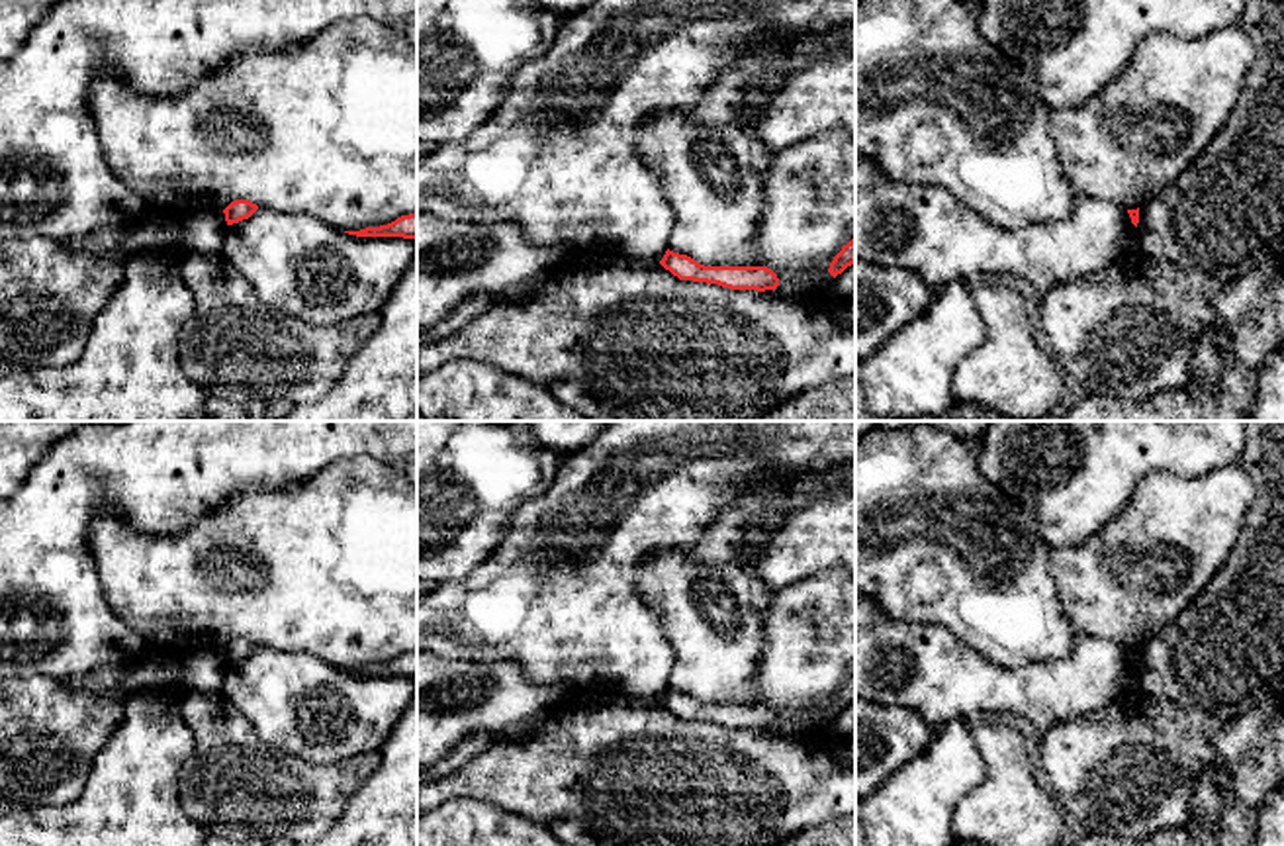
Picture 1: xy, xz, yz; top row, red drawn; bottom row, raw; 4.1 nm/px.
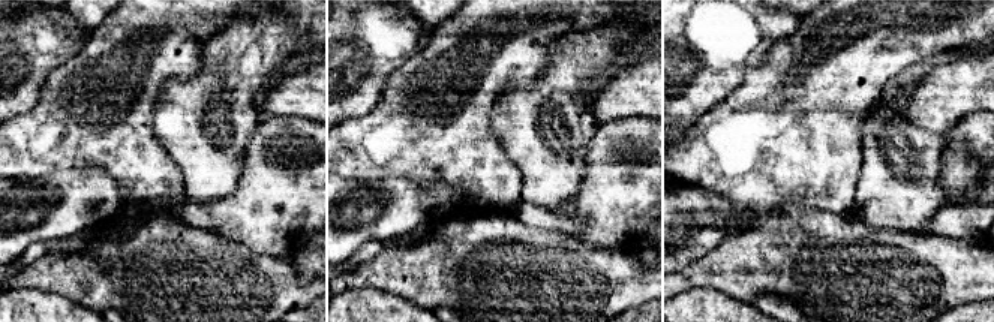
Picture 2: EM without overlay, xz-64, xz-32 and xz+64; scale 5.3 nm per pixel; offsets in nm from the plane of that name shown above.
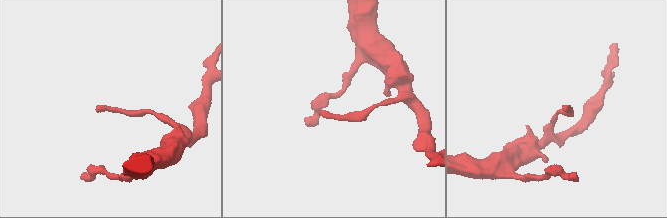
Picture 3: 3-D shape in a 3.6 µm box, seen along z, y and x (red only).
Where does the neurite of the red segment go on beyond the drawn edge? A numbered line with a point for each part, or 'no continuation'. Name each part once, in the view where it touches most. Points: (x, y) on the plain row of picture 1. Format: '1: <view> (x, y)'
no continuation

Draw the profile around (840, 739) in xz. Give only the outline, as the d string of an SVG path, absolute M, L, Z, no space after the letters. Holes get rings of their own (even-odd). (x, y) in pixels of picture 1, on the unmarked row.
M855 701L834 717L822 738L836 764L855 770Z

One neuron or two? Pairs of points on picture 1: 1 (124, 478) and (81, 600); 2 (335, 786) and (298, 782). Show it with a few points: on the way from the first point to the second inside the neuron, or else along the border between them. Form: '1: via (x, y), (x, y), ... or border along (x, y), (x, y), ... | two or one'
1: via (91, 496), (73, 514), (73, 566) | one
2: via (325, 786), (308, 786) | one

